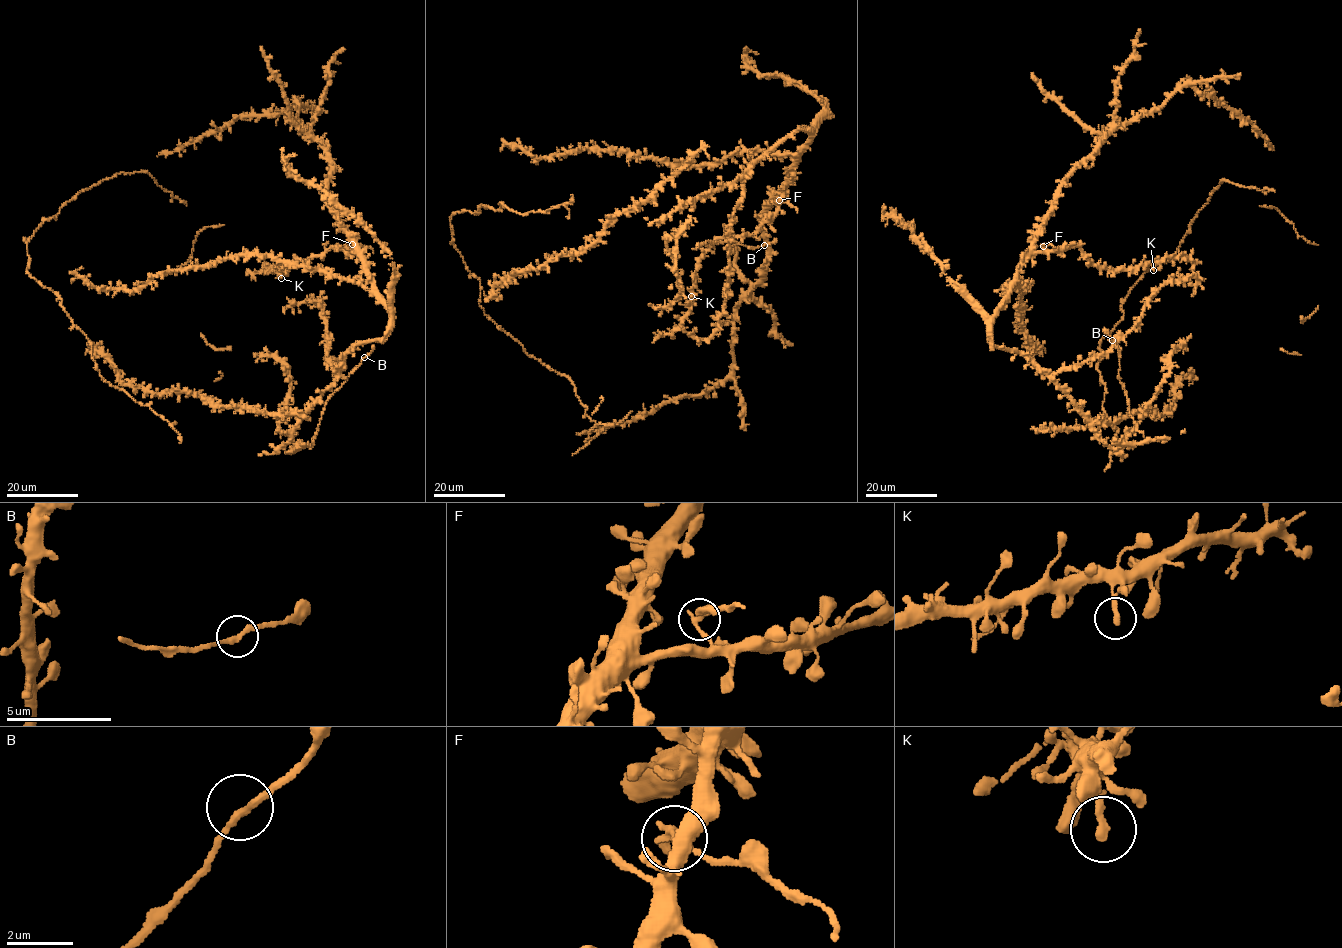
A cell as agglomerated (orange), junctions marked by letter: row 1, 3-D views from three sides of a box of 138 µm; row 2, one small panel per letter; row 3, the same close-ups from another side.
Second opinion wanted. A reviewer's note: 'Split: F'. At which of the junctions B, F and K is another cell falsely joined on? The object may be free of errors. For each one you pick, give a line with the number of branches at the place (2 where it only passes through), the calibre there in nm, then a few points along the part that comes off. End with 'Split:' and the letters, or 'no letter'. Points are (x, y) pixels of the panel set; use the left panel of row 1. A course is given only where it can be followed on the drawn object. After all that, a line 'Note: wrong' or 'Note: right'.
F: 2 branches meet; 220 nm thick; foreign part runs (353, 244), (368, 246), (374, 253)
Split: F
Note: right

